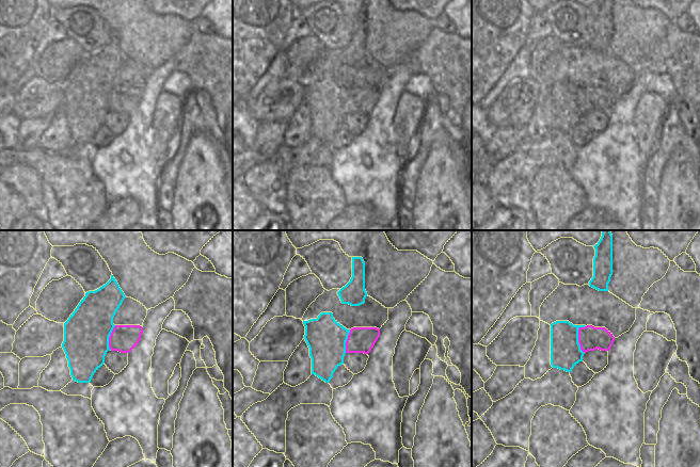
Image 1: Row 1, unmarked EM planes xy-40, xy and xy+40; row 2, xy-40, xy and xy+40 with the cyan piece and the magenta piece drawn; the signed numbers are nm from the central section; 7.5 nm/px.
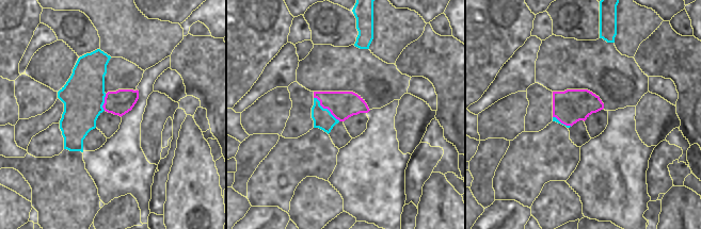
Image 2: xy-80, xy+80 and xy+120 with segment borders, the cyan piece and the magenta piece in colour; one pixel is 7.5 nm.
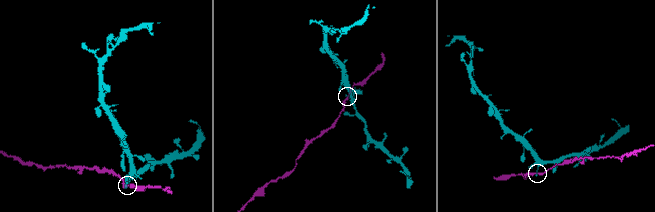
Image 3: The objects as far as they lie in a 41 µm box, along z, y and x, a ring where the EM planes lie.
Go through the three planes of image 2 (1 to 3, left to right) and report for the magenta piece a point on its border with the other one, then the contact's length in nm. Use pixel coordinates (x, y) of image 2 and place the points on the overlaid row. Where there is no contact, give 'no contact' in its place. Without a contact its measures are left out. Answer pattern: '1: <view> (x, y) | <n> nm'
1: xy-80 (104, 102) | 130 nm
2: xy+80 (325, 109) | 260 nm
3: xy+120 (562, 124) | 160 nm

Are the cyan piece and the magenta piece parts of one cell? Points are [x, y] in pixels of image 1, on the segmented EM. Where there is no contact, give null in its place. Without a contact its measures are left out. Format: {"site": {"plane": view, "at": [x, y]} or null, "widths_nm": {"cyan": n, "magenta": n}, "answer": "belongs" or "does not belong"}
{"site": {"plane": "xy+40", "at": [577, 338]}, "widths_nm": {"cyan": 220, "magenta": 190}, "answer": "does not belong"}

